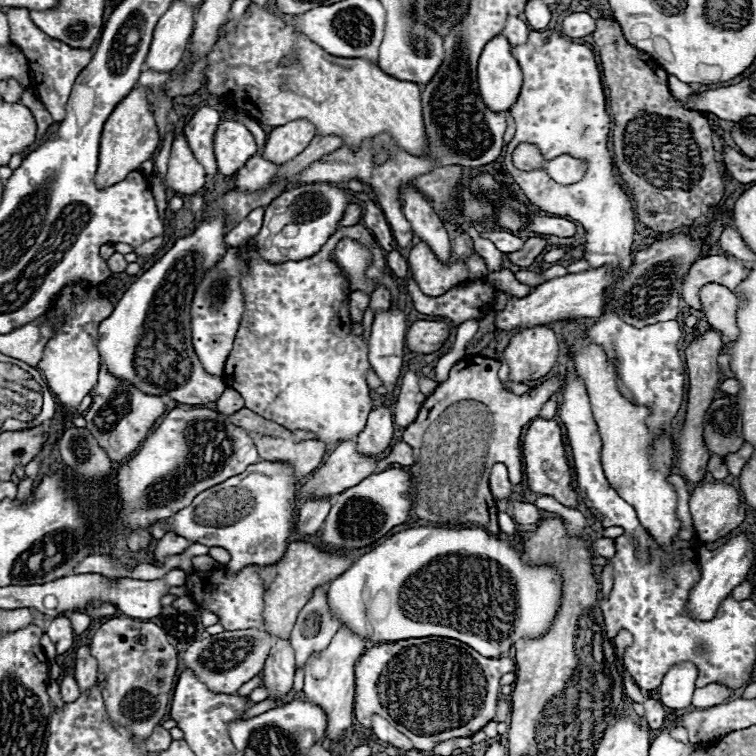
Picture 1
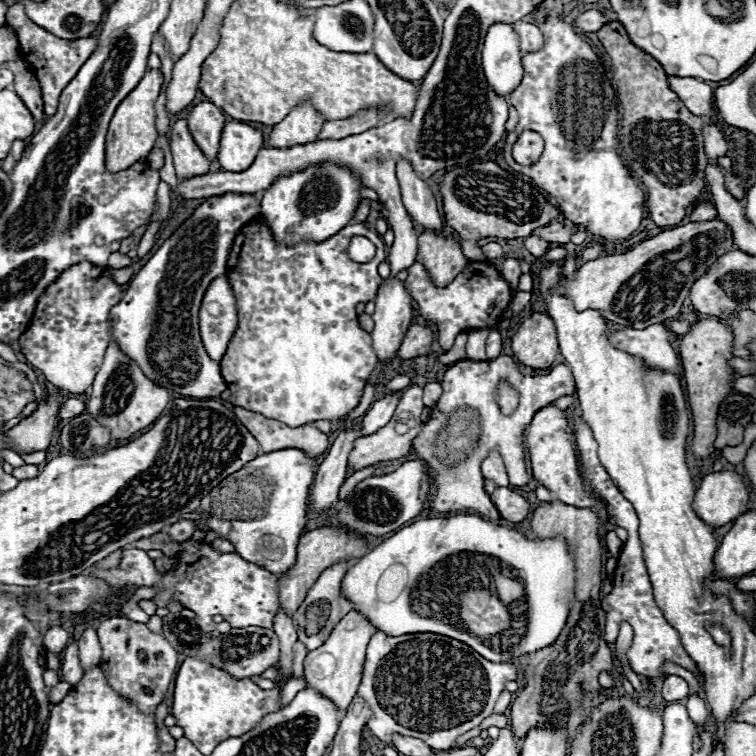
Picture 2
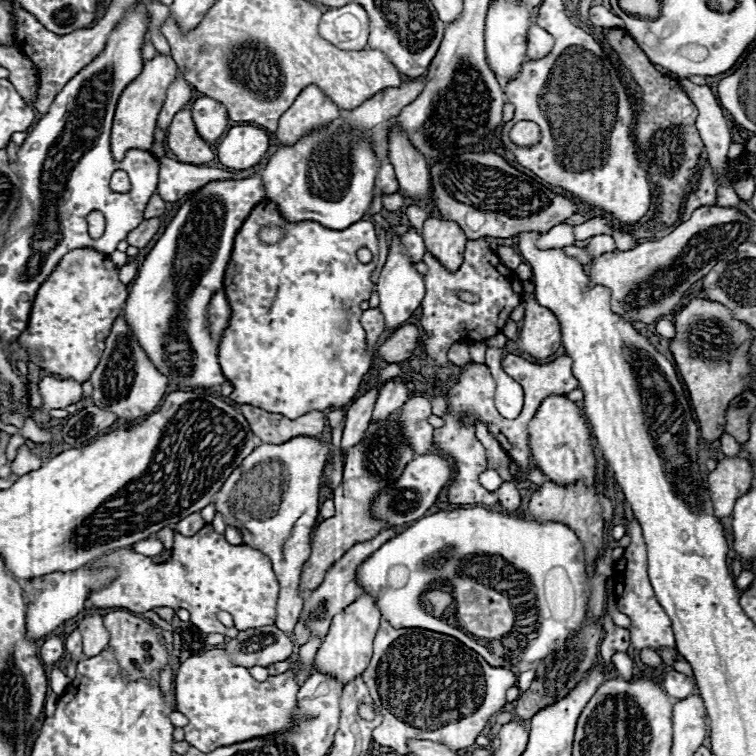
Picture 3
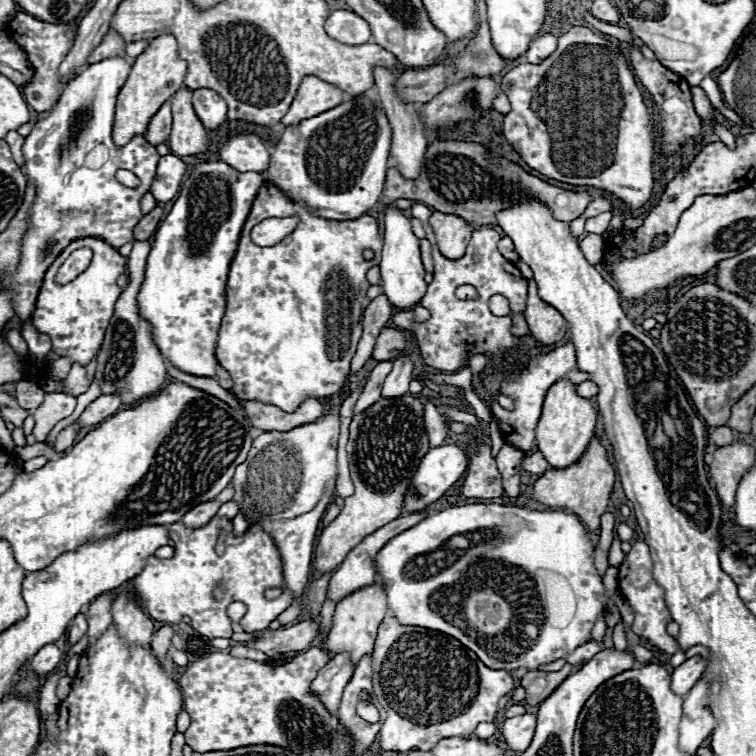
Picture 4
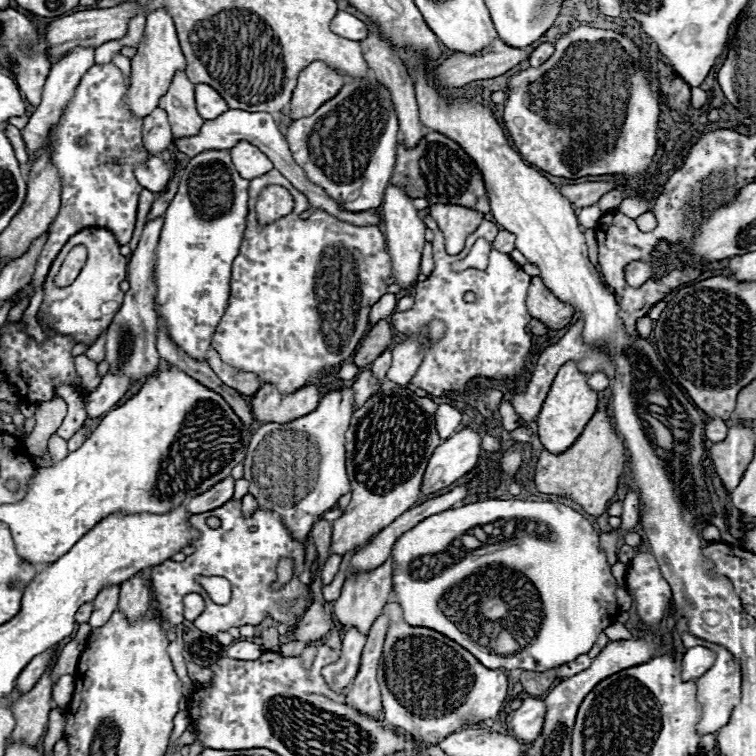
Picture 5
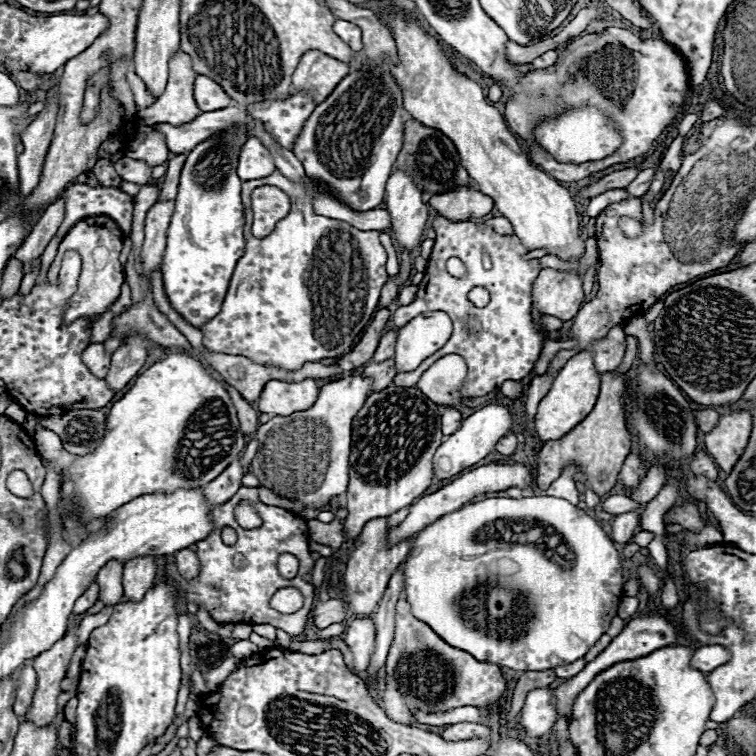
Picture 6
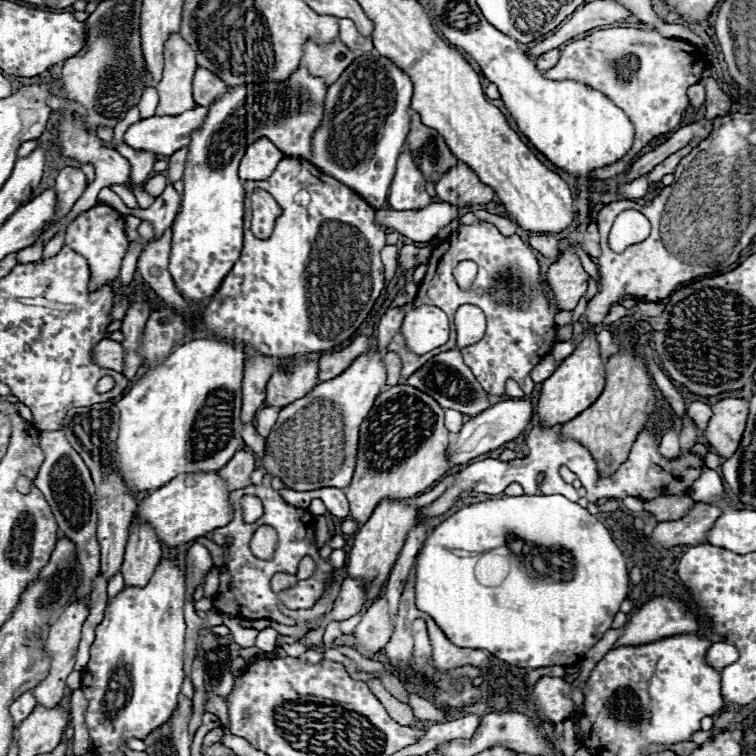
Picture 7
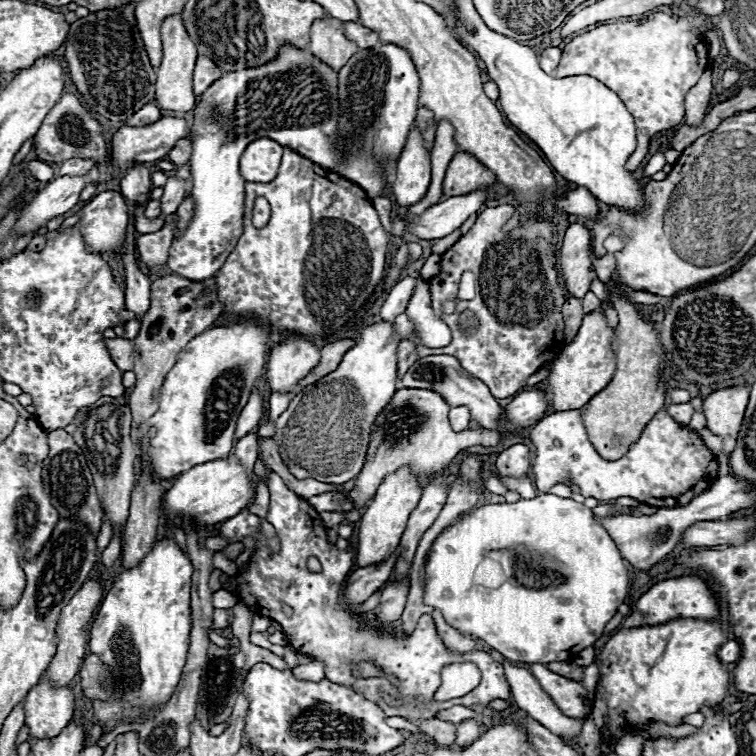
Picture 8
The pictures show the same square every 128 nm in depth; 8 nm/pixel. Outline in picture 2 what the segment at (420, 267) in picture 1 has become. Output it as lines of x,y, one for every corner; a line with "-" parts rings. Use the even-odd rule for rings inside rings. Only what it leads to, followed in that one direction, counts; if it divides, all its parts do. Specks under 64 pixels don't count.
424,232
418,238
418,262
424,264
434,286
444,288
456,278
468,260
462,254
460,244
450,236
440,236
432,232

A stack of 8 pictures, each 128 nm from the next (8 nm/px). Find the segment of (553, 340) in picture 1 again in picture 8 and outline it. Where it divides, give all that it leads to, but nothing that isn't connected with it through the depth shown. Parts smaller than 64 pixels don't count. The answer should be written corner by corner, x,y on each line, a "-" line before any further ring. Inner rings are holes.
570,224
564,234
556,264
570,298
584,298
584,294
590,290
590,282
596,278
588,258
588,246
590,232
582,224

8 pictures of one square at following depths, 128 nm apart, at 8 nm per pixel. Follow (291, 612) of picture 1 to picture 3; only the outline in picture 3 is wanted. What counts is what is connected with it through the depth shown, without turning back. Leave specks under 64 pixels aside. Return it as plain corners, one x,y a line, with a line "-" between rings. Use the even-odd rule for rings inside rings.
394,416
386,418
384,422
372,422
366,430
366,440
352,450
346,452
344,462
344,478
342,488
334,490
334,502
336,502
336,516
324,520
316,526
312,532
312,552
306,560
302,574
300,574
300,592
314,590
324,580
324,574
332,562
336,562
346,550
350,550
356,542
372,540
382,528
386,528
384,522
374,520
370,516
370,504
376,494
382,492
386,482
392,482
392,478
400,476
400,470
414,458
416,454
408,450
408,444
404,438
400,438
400,430
396,430

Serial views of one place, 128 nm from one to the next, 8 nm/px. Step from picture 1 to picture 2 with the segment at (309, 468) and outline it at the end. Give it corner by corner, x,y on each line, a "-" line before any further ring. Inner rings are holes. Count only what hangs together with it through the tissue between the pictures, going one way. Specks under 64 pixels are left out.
234,406
234,414
250,430
250,434
260,442
262,452
298,448
306,452
310,458
318,460
328,448
328,436
316,430
314,424
290,428
290,426
284,426
284,422
264,418
262,414
250,412
240,406

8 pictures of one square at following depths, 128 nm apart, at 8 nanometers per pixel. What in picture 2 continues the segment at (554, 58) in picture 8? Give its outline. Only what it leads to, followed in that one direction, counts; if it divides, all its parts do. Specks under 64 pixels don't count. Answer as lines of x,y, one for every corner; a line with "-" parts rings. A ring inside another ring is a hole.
516,22
514,30
520,38
520,50
528,52
528,50
538,50
542,46
542,34
540,28
536,24
530,22

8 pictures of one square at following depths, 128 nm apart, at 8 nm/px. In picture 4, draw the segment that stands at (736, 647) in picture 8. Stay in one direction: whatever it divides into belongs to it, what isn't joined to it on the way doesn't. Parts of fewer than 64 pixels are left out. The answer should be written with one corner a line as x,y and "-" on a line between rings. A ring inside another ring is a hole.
700,656
688,658
682,666
674,668
674,672
670,676
672,678
672,682
670,682
672,692
678,696
688,694
696,686
696,682
700,680
702,672
704,672
704,660

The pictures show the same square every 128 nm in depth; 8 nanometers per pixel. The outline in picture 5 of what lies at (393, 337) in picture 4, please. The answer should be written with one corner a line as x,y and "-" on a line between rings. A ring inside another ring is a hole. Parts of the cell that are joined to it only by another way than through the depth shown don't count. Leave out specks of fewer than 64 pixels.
380,320
366,336
366,340
362,342
360,350
356,352
356,356
352,358
352,362
356,366
366,366
372,364
384,350
388,350
392,344
392,328
386,320

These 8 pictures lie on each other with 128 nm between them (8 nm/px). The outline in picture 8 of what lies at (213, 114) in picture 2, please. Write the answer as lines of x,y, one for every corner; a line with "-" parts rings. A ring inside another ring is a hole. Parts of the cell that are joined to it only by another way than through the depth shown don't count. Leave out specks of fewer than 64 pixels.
200,56
196,60
196,68
194,68
194,94
202,96
204,90
208,90
208,86
212,86
212,82
216,82
220,76
222,76
222,72
214,66
214,62

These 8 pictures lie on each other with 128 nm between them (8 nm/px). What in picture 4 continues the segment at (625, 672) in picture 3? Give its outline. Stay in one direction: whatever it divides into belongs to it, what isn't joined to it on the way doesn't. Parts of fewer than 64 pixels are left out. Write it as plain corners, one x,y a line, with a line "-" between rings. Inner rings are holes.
623,620
614,627
612,638
615,649
619,651
625,651
627,649
627,640

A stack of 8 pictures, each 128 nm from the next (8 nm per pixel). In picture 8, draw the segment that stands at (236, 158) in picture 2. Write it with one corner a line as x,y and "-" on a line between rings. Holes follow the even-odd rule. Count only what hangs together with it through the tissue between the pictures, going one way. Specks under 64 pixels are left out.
260,138
248,144
240,158
240,172
248,182
270,182
280,166
284,148
270,138

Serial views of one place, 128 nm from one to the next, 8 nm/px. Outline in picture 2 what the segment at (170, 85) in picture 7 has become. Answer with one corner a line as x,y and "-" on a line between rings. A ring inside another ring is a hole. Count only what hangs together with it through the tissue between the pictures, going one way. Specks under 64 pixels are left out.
176,120
176,124
172,126
170,148
172,148
176,176
180,180
204,176
208,172
208,160
204,158
202,150
192,140
188,126
186,126
186,120

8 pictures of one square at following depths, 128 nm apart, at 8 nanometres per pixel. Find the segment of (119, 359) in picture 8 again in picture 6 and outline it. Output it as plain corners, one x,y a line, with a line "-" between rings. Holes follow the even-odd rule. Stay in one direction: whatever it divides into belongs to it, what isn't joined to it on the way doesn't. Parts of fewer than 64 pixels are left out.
90,344
82,352
82,362
88,366
88,370
96,378
104,378
108,372
108,366
110,366
110,358
104,352
104,344

